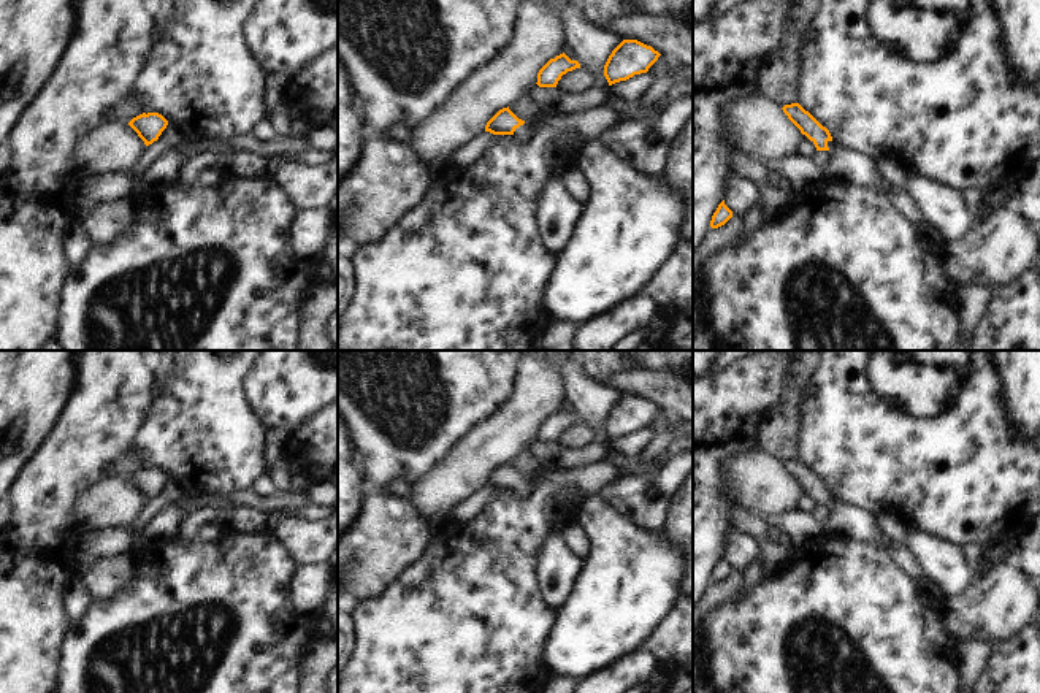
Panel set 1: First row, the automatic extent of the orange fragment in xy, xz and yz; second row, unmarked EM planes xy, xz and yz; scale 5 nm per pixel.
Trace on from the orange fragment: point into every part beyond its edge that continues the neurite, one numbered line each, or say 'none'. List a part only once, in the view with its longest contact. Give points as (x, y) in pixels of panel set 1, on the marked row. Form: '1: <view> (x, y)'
1: xz (520, 134)

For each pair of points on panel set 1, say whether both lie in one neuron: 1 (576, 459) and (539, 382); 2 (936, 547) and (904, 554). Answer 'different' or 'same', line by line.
1: different
2: different

